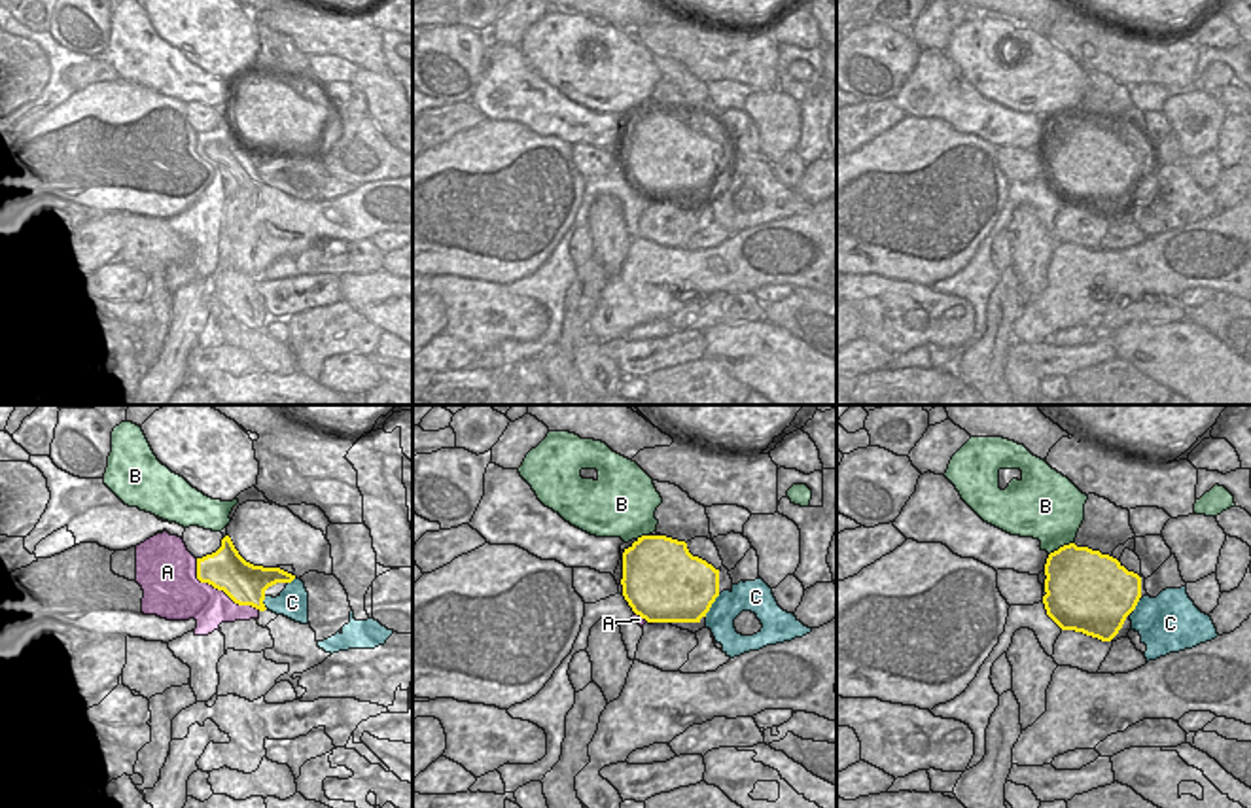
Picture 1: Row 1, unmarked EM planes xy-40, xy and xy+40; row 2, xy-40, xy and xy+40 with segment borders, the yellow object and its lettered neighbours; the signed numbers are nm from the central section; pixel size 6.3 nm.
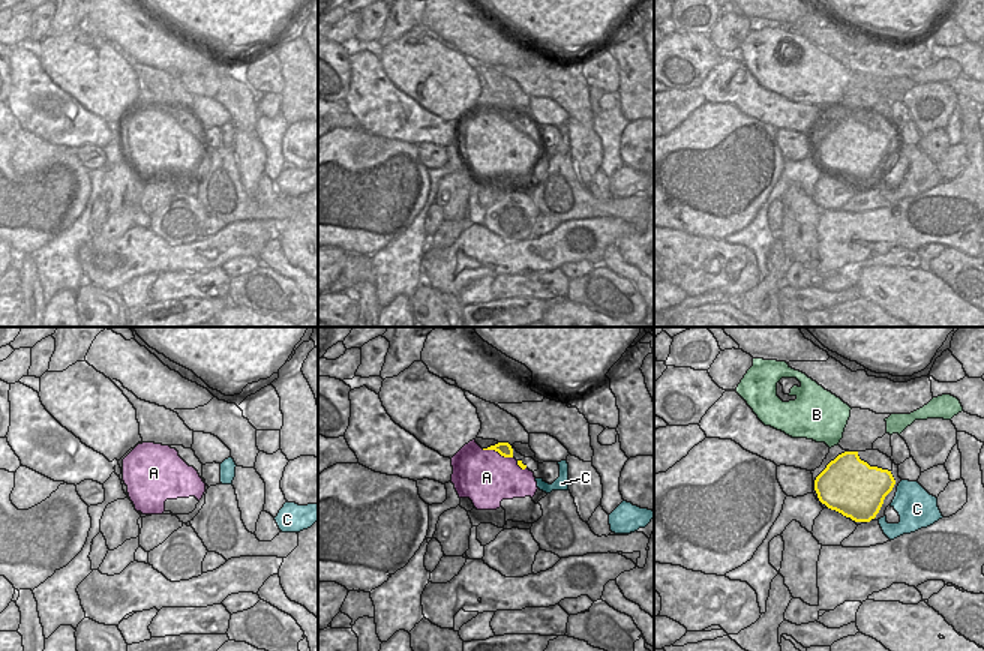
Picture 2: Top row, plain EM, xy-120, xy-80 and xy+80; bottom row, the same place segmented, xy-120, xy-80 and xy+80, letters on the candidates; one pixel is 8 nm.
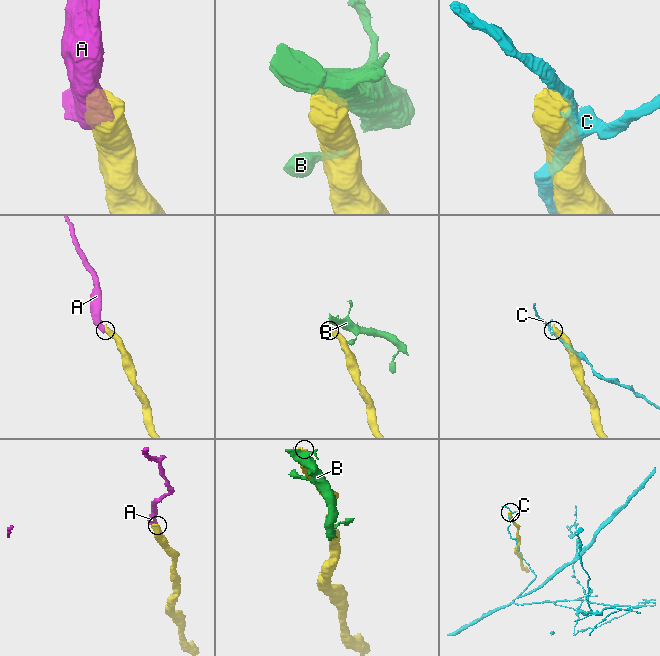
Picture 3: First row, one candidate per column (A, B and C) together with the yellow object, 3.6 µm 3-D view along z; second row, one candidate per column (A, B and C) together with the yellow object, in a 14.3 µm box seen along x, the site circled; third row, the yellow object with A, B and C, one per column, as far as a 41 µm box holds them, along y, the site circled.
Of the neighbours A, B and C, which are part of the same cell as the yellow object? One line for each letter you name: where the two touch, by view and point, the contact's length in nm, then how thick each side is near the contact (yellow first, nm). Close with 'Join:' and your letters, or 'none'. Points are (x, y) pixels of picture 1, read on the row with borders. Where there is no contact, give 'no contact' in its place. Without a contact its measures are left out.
A: meets yellow in xy-40 at (220, 589); contact 550 nm long; 260 nm thick on the yellow side, 300 nm on the other
Join: A

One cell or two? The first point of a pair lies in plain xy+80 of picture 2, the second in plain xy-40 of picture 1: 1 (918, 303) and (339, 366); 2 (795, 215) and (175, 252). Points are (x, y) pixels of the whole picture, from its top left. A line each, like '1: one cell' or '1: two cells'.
1: two cells
2: one cell

